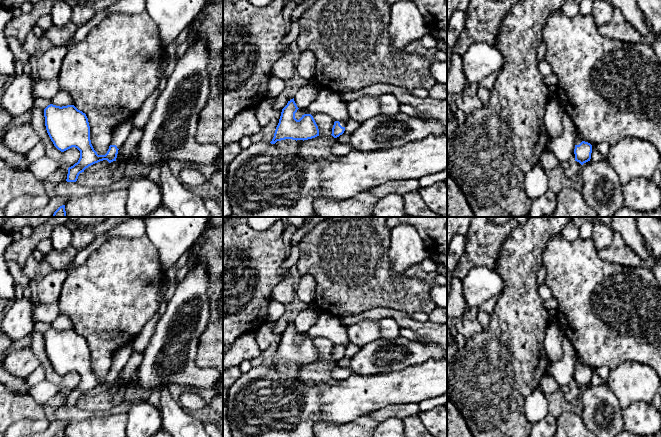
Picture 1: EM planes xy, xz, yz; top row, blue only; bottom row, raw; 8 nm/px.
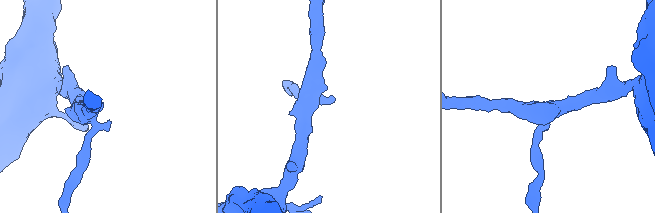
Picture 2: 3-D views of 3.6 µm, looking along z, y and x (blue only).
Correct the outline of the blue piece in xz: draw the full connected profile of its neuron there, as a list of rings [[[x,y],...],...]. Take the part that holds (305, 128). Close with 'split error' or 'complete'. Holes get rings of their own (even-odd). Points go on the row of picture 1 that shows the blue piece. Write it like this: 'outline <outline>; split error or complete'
outline [[[294,98],[288,101],[282,109],[271,144],[285,139],[304,141],[319,136],[318,126],[311,114],[304,114],[299,120],[295,118],[298,109]]]; complete

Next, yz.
outline [[[575,134],[575,161],[579,162],[581,165],[590,161],[592,153],[592,145],[588,142],[582,141]]]; split error

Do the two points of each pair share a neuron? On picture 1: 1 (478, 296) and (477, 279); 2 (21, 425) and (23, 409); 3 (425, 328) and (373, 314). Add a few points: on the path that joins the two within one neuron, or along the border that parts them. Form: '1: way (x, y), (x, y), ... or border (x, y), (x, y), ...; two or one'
1: way (478, 292), (478, 283); one
2: border (45, 417), (39, 419), (19, 419), (10, 426); two
3: way (412, 324), (395, 314), (386, 313); one

